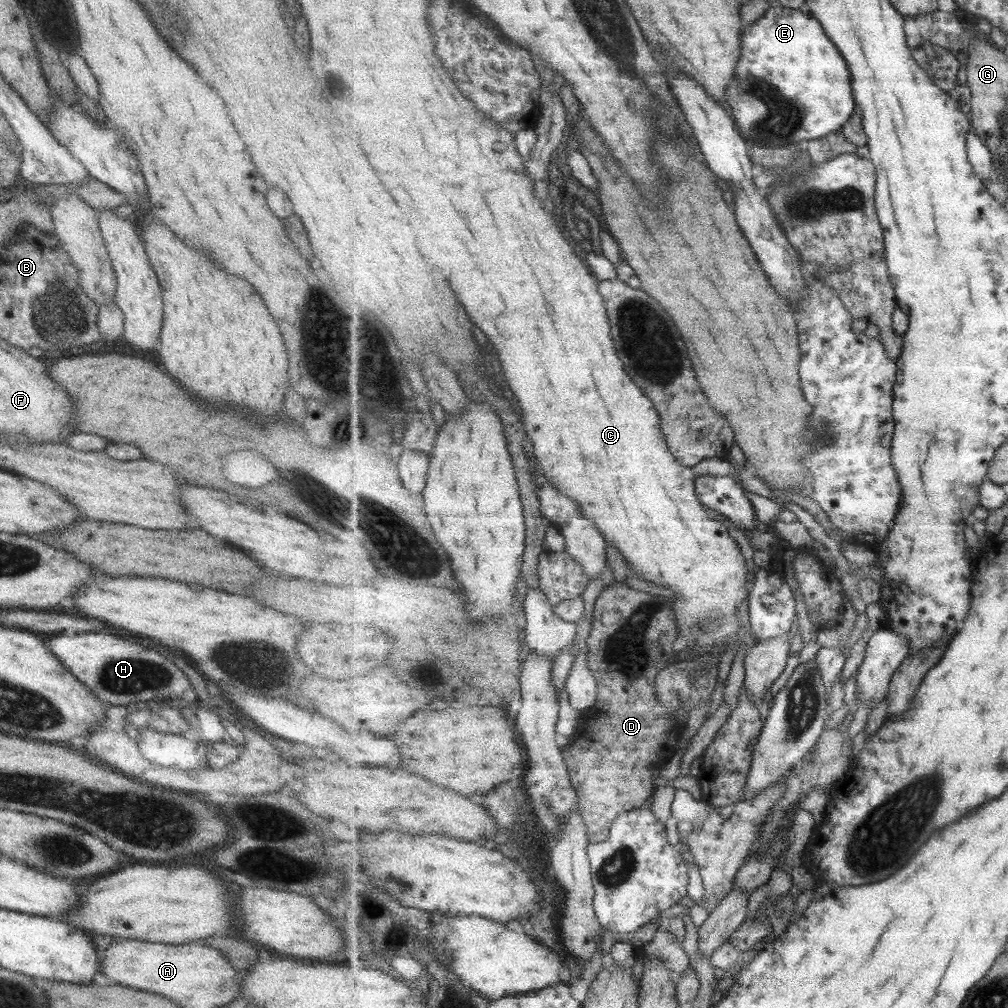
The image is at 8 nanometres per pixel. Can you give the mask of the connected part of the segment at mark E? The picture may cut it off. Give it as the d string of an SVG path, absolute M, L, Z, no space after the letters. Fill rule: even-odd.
M775 6L763 18L743 28L741 52L736 78L730 84L726 104L731 108L745 140L772 144L773 147L787 147L789 143L798 144L801 140L815 141L841 131L858 110L852 70L839 48L829 39L821 21L810 12Z

